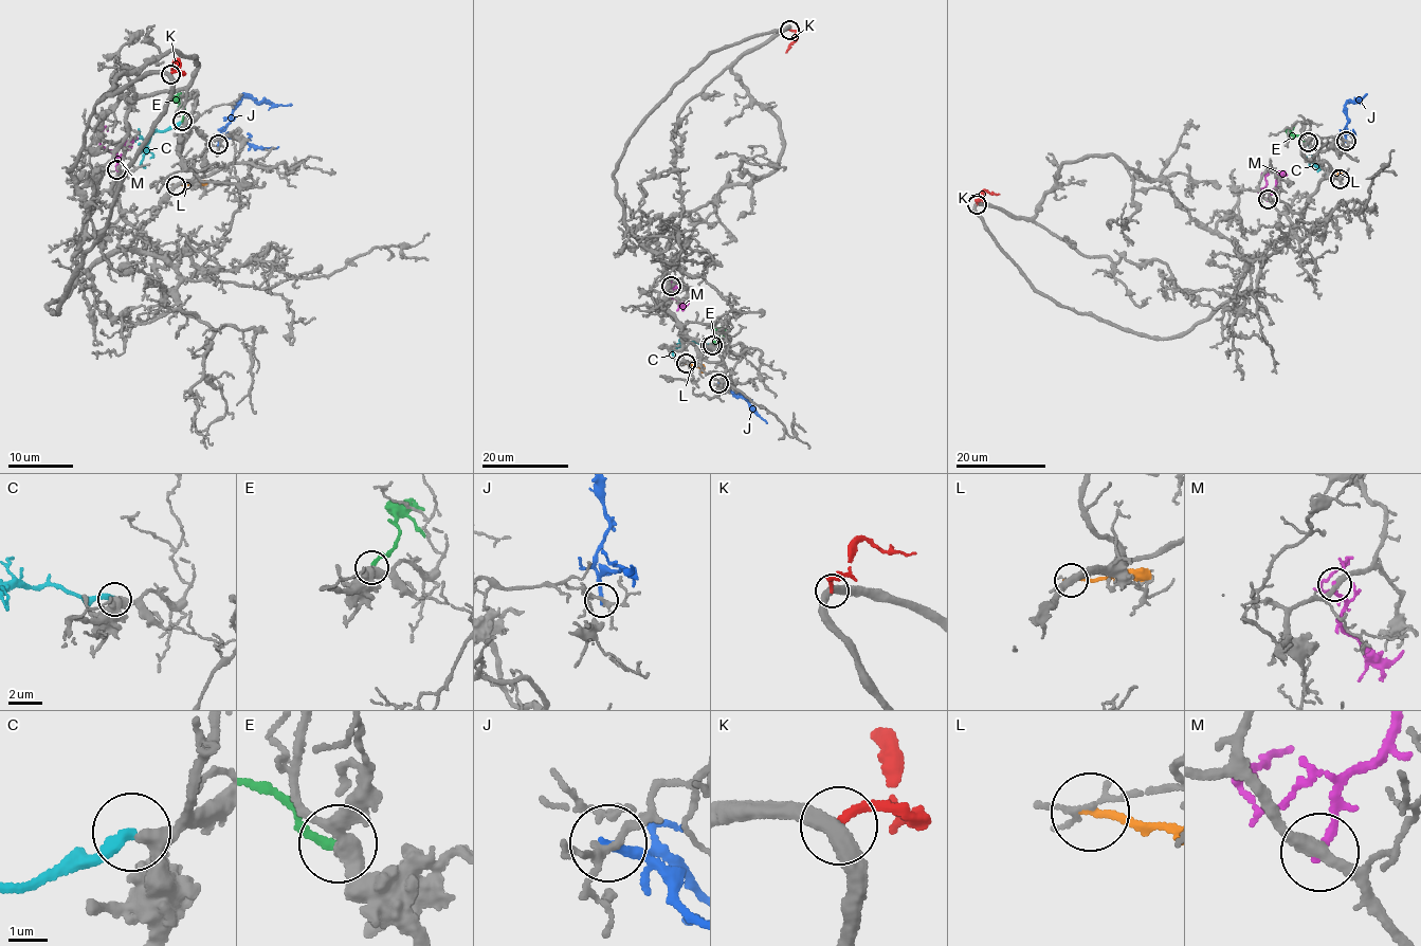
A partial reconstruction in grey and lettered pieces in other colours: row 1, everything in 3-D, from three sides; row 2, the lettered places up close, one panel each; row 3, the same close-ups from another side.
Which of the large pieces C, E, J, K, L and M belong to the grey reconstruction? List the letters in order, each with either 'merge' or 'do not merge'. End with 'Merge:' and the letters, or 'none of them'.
C: merge
E: do not merge
J: do not merge
K: do not merge
L: do not merge
M: do not merge
Merge: C

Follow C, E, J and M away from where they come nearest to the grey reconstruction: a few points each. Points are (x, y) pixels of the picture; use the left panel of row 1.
C: (180, 123), (155, 131), (141, 163), (145, 168)
E: (182, 121), (184, 107), (179, 99), (189, 94)
J: (218, 143), (231, 120), (234, 106), (242, 97), (256, 102), (292, 105)
M: (116, 169), (121, 158), (114, 158), (98, 140), (102, 130), (105, 128), (107, 131)

